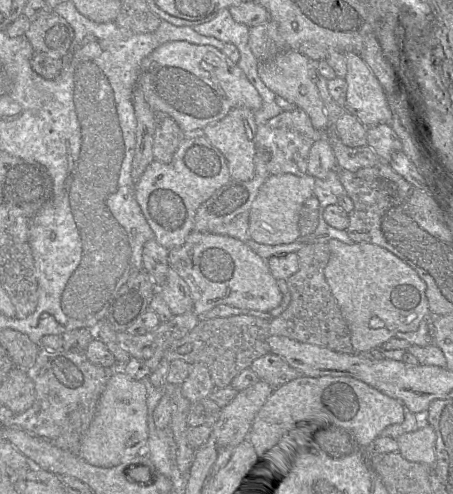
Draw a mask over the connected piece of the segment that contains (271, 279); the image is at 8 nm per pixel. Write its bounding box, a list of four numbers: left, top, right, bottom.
[169,230,283,316]

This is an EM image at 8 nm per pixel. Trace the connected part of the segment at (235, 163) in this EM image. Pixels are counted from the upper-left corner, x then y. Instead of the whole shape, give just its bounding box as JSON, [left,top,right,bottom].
[203,107,257,179]

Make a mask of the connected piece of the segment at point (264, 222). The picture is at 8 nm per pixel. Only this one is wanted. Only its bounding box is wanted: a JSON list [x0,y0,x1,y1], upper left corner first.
[249,173,315,244]

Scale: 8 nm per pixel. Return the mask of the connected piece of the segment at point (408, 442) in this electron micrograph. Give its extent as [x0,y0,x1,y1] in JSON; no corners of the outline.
[396,412,436,468]

